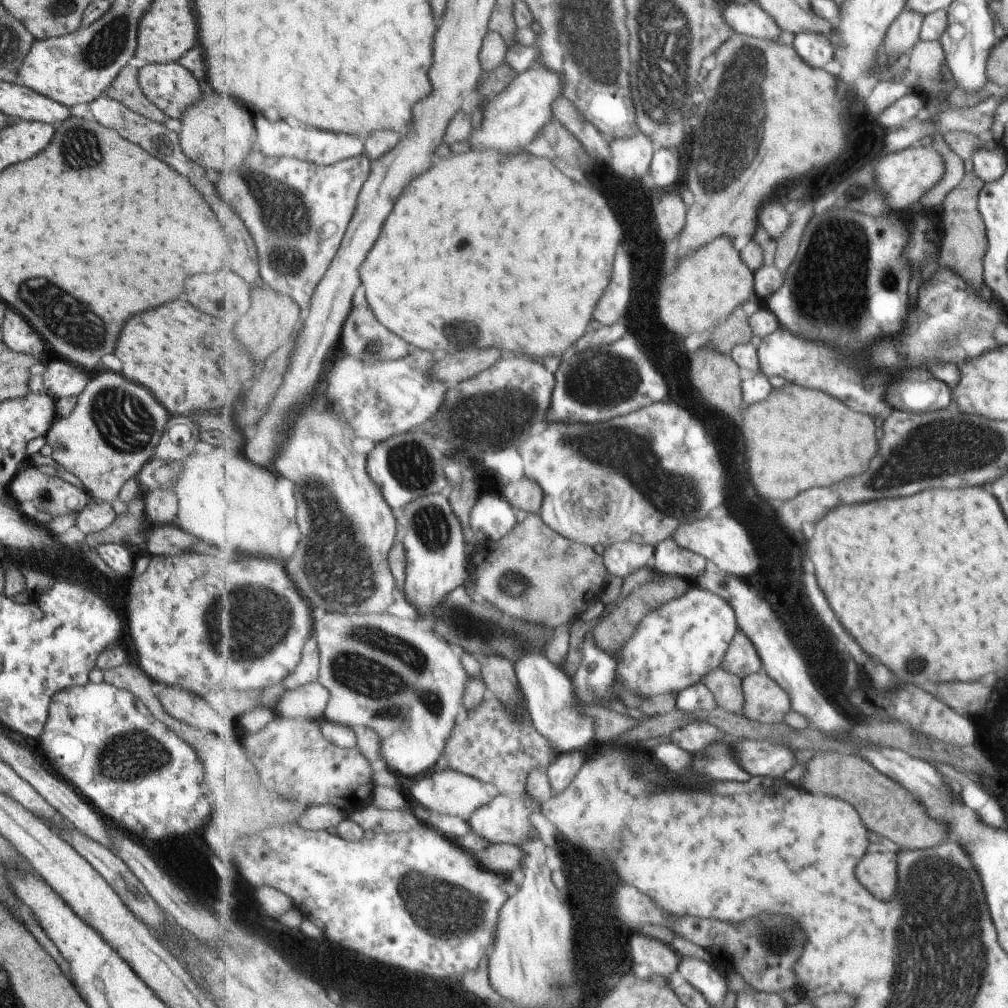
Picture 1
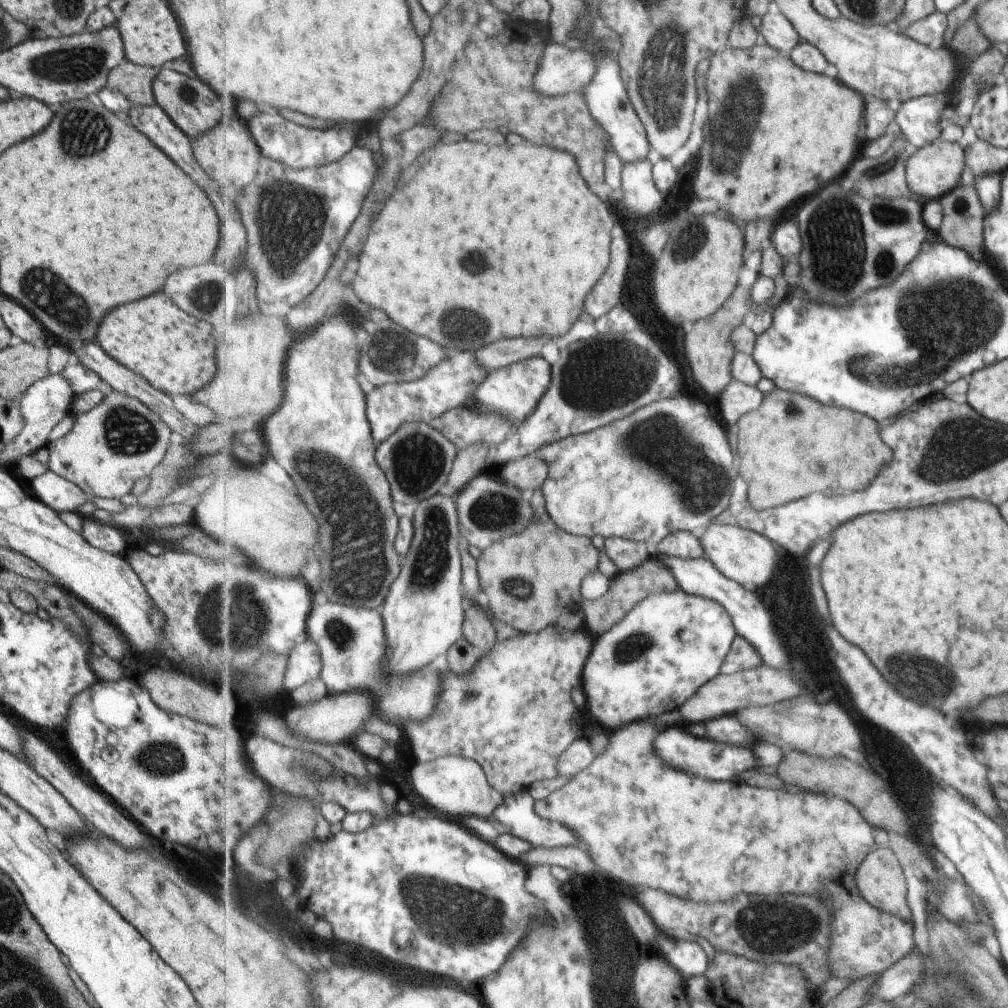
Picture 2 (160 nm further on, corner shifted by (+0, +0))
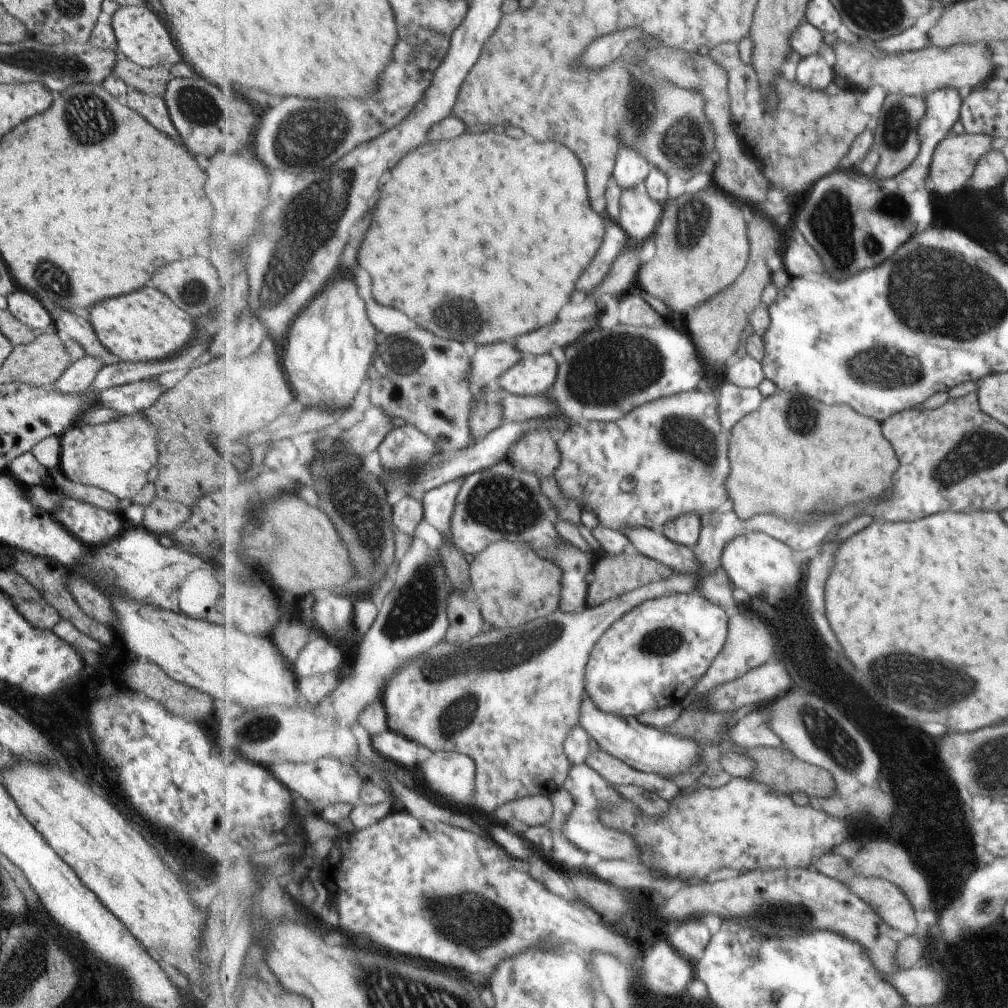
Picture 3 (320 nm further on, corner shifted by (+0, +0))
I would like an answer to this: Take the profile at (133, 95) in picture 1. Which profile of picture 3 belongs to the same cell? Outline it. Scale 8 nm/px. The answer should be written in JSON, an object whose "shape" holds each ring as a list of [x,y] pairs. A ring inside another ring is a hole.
{"shape":[[[121,54],[115,62],[112,72],[126,84],[127,88],[131,87],[151,96],[162,98],[167,82],[174,78],[166,67],[140,67]]]}

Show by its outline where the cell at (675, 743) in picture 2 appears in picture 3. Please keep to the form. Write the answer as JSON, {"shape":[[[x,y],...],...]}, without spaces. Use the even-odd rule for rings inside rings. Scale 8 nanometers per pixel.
{"shape":[[[587,692],[584,693],[582,699],[580,724],[605,753],[628,763],[636,770],[656,773],[665,778],[675,778],[678,774],[686,772],[699,760],[698,757],[703,749],[699,746],[699,742],[689,740],[681,734],[641,724],[638,718],[633,718],[633,716],[621,717],[600,710]]]}

